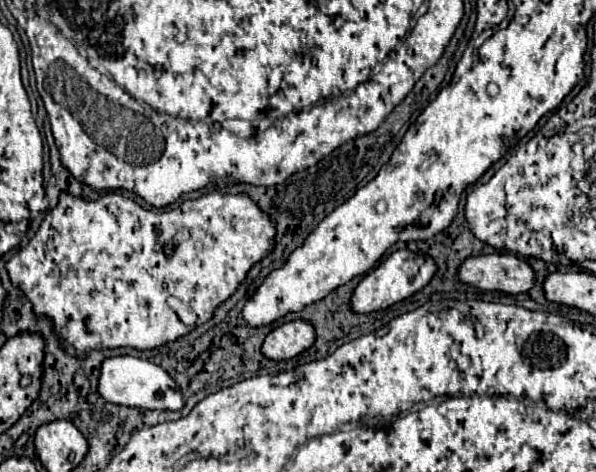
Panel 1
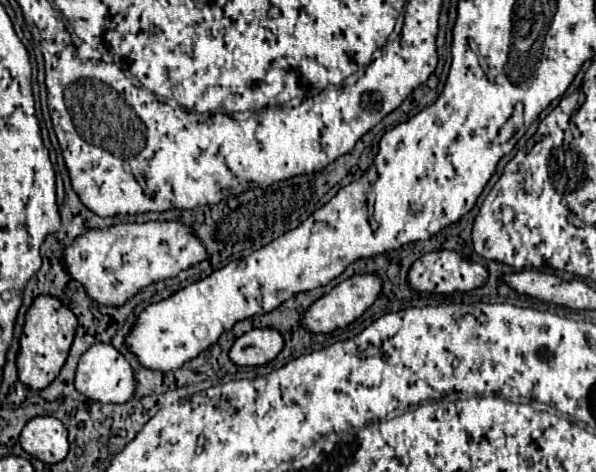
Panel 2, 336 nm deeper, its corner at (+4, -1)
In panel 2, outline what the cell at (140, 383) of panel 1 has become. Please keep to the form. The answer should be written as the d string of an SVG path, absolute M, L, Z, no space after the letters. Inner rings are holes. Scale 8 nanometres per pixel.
M96 343L80 357L74 385L82 395L86 395L94 401L100 401L100 403L126 403L134 397L138 381L134 377L134 371L132 371L128 359L118 349L114 349L112 343Z

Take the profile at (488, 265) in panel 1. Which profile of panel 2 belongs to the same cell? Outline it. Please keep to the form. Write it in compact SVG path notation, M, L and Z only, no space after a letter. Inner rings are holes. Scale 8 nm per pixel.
M432 251L422 255L408 273L410 287L416 291L428 291L428 293L456 293L456 291L470 291L476 287L482 287L488 281L488 269L480 263L474 263L470 259L464 259L456 251Z

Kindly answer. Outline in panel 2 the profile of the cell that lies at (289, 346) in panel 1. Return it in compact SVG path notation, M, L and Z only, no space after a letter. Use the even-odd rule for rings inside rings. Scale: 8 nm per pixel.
M252 329L238 337L230 349L230 359L236 365L270 363L284 347L284 337L276 329Z

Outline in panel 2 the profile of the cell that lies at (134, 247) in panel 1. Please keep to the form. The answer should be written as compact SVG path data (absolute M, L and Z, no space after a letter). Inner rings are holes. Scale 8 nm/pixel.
M178 219L116 223L108 229L96 227L86 231L86 235L78 235L78 239L64 249L66 273L84 287L90 299L104 307L122 307L144 287L172 279L204 259L208 259L204 243L194 235L192 227Z

